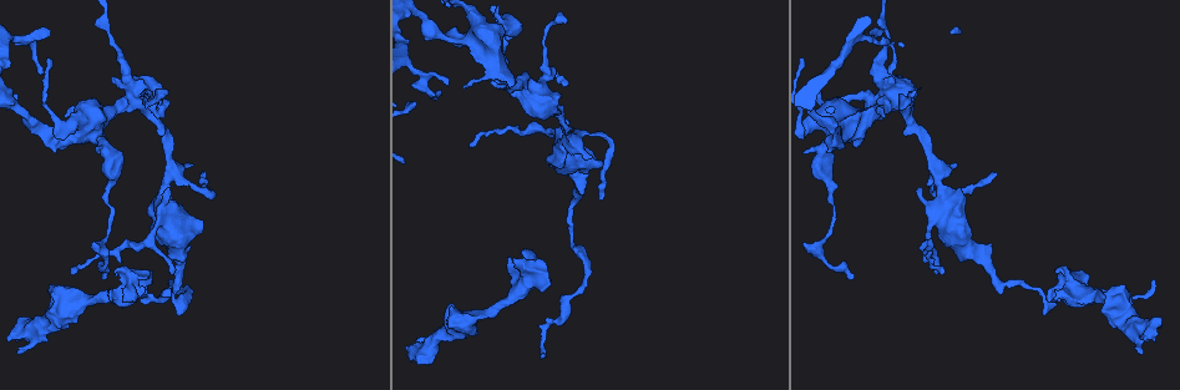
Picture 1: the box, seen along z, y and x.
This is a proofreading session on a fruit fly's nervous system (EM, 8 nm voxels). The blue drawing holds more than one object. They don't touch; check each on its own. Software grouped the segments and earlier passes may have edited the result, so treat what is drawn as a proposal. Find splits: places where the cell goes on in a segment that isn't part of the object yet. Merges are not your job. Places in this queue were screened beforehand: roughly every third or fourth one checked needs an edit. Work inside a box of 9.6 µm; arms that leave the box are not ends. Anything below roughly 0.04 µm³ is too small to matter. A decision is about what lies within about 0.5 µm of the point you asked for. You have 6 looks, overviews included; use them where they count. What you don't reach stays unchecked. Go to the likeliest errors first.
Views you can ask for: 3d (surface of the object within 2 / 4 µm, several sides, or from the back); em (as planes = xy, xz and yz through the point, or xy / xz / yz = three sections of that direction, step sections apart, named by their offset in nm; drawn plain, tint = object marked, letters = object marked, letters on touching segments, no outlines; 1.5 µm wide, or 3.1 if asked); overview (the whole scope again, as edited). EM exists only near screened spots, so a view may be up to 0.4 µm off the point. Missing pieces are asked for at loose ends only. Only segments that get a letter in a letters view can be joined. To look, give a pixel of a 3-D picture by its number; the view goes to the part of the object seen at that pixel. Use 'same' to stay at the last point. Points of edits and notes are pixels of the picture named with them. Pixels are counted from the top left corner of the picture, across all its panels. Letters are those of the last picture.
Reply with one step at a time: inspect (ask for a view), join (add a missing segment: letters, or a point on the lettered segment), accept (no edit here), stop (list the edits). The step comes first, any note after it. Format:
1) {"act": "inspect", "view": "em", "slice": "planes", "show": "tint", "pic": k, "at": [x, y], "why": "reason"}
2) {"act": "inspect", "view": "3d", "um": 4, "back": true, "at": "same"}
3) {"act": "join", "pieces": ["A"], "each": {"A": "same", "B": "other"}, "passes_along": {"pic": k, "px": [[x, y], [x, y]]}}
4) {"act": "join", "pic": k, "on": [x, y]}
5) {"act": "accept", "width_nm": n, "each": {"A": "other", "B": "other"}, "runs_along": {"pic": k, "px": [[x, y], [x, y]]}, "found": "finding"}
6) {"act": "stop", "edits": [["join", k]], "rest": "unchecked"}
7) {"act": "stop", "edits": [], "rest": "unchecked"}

{"act": "inspect", "view": "3d", "um": 2, "pic": 1, "at": [164, 103], "why": "branch stops here"}

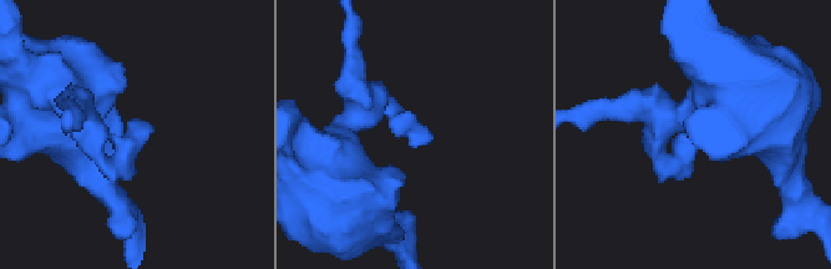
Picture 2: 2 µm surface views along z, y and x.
{"act": "inspect", "view": "em", "slice": "xz", "step": 4, "show": "tint", "pic": 2, "at": [412, 140]}

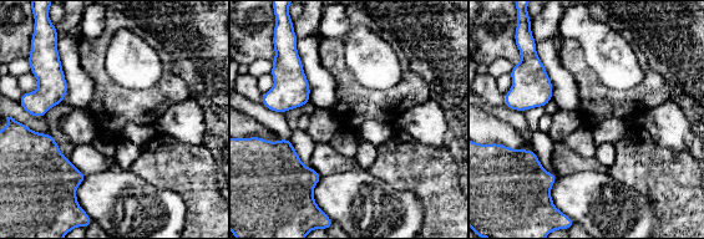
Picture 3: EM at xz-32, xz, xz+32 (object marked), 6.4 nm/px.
{"act": "inspect", "view": "em", "slice": "planes", "show": "letters", "at": "same", "why": "another direction"}

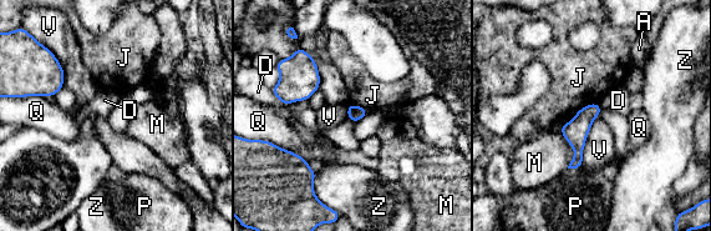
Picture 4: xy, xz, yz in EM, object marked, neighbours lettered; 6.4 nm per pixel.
{"act": "accept", "width_nm": 110, "each": {"A": "other", "D": "other", "J": "other", "M": "other", "P": "other", "Q": "other", "V": "other", "Z": "other"}, "border": {"pic": 4, "px": [[599, 115], [590, 127], [583, 164]]}, "found": "no lettered segment goes on from it"}

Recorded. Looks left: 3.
{"act": "inspect", "view": "em", "slice": "xy", "step": 8, "show": "tint", "pic": 1, "at": [1159, 318], "why": "an open end"}

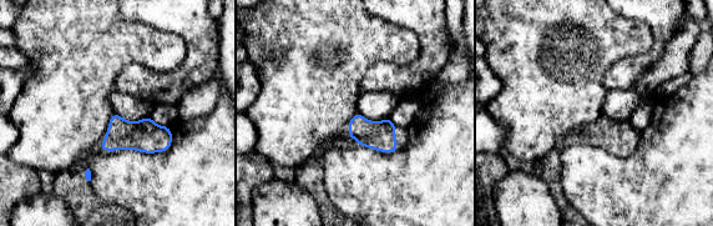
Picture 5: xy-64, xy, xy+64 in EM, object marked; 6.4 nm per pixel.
{"act": "inspect", "view": "em", "slice": "planes", "show": "letters", "at": "same"}

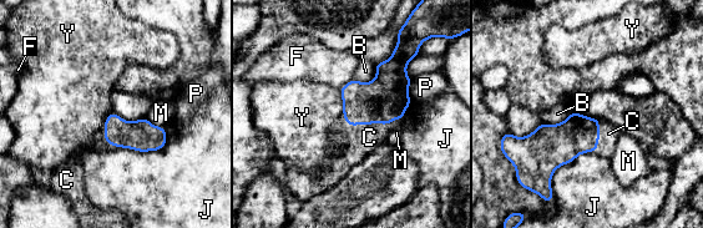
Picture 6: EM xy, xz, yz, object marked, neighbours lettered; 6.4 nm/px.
{"act": "join", "pieces": ["C"], "each": {"B": "other", "C": "same", "F": "other", "J": "other", "M": "other", "P": "other", "Y": "other"}, "found": "it goes on there"}

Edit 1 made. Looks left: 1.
{"act": "stop", "edits": [["join", 6]], "rest": "unchecked"}

